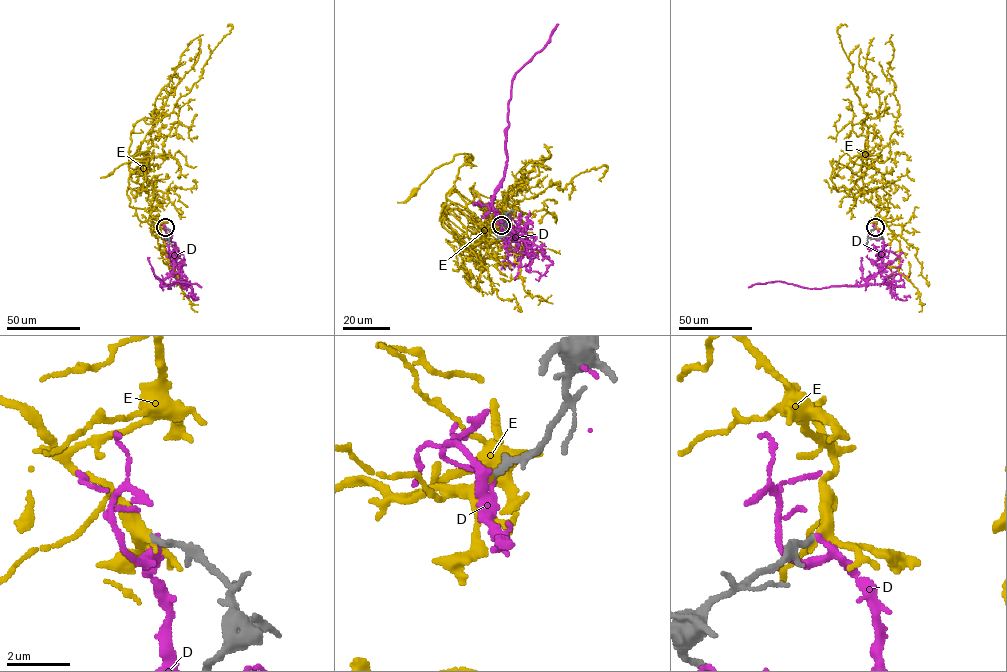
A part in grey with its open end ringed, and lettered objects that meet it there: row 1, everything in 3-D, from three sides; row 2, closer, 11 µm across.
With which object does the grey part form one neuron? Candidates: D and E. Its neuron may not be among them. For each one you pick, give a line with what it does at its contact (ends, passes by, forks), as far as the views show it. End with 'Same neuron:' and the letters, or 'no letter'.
E: it passes by
Same neuron: E

